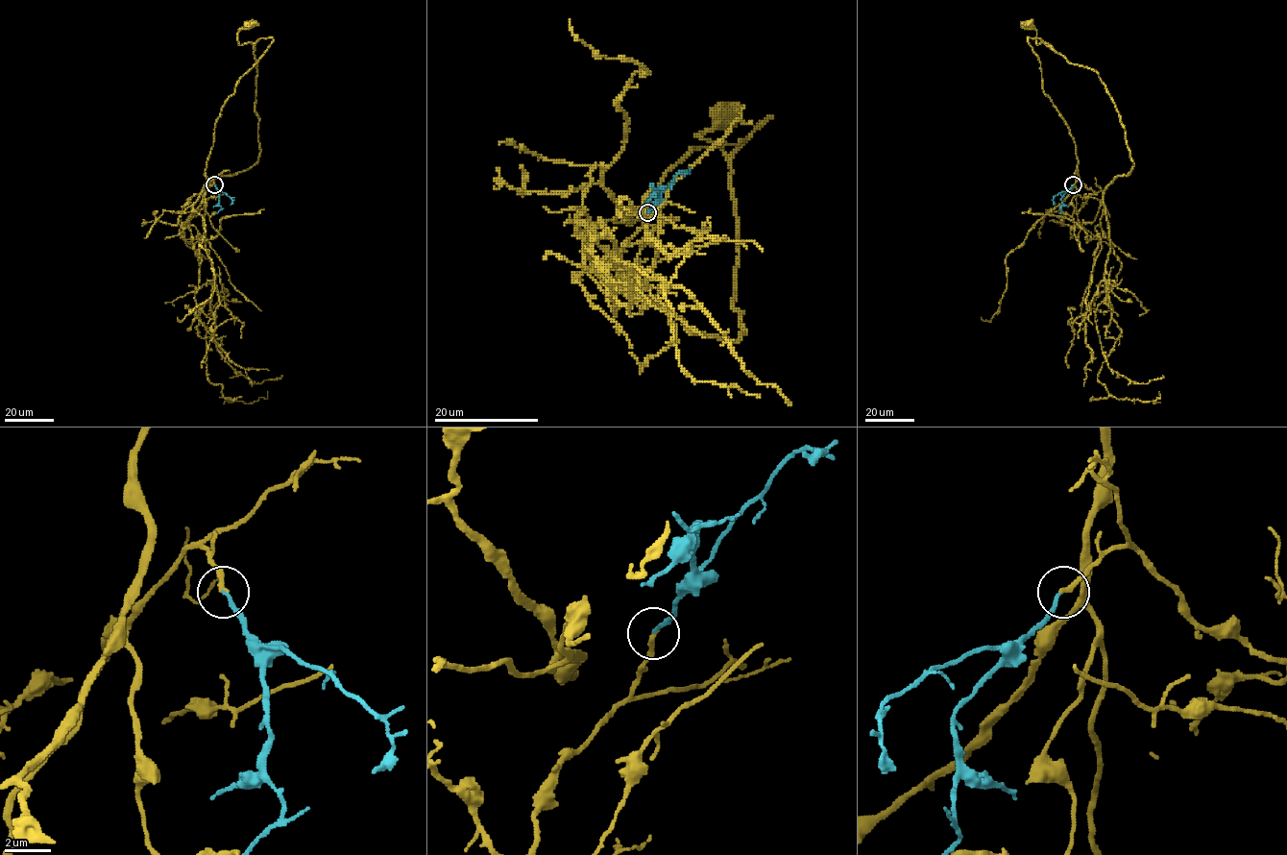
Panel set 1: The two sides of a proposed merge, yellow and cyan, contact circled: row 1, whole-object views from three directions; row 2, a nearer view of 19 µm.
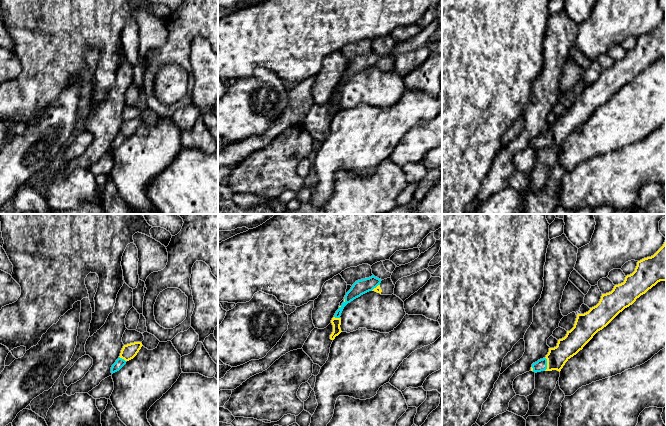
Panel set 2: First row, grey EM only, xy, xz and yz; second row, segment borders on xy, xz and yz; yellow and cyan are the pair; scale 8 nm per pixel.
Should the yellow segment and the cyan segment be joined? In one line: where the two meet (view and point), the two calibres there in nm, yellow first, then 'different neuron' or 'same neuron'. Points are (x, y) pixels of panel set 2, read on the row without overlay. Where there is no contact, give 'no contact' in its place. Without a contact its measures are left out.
yz (547, 140) | 170/100 nm | same neuron

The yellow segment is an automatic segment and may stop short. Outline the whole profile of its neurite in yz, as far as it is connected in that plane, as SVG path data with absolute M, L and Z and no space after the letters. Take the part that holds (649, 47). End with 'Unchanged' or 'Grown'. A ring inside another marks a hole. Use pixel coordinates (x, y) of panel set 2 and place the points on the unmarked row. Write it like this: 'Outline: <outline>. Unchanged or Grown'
Outline: M666 16L653 32L637 38L635 47L627 51L623 59L602 70L596 82L578 90L574 103L558 116L556 123L549 124L545 134L532 140L531 147L560 148L565 139L582 126L598 107L660 57L666 57Z. Grown

